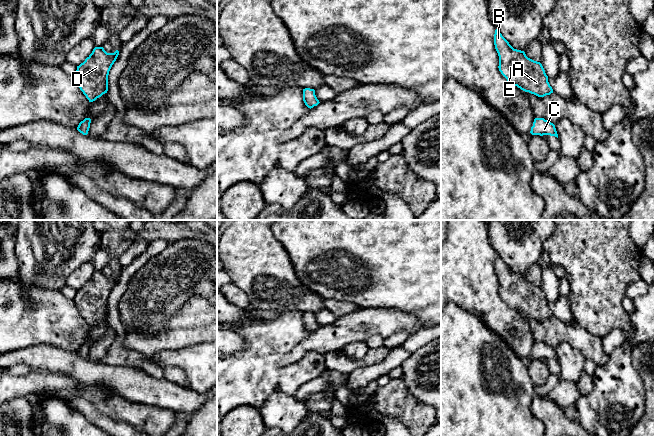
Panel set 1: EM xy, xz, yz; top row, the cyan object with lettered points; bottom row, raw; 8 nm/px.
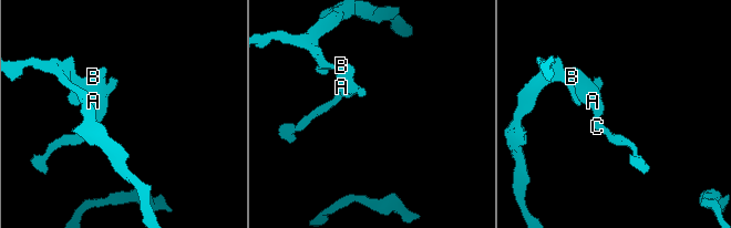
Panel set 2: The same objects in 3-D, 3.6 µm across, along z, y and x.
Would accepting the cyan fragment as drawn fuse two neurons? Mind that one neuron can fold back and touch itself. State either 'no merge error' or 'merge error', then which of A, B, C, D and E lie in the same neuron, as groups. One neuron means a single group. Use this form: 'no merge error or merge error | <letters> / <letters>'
no merge error | A B C D E

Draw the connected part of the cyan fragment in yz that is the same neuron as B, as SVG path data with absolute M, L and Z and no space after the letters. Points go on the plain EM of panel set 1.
M497 253L494 269L499 280L499 295L509 307L538 321L553 317L542 288L528 282L524 275L514 273Z

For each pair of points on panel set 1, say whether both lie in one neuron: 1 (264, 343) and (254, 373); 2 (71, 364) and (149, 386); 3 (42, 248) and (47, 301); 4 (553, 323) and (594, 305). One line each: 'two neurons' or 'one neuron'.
1: one neuron
2: one neuron
3: two neurons
4: two neurons

